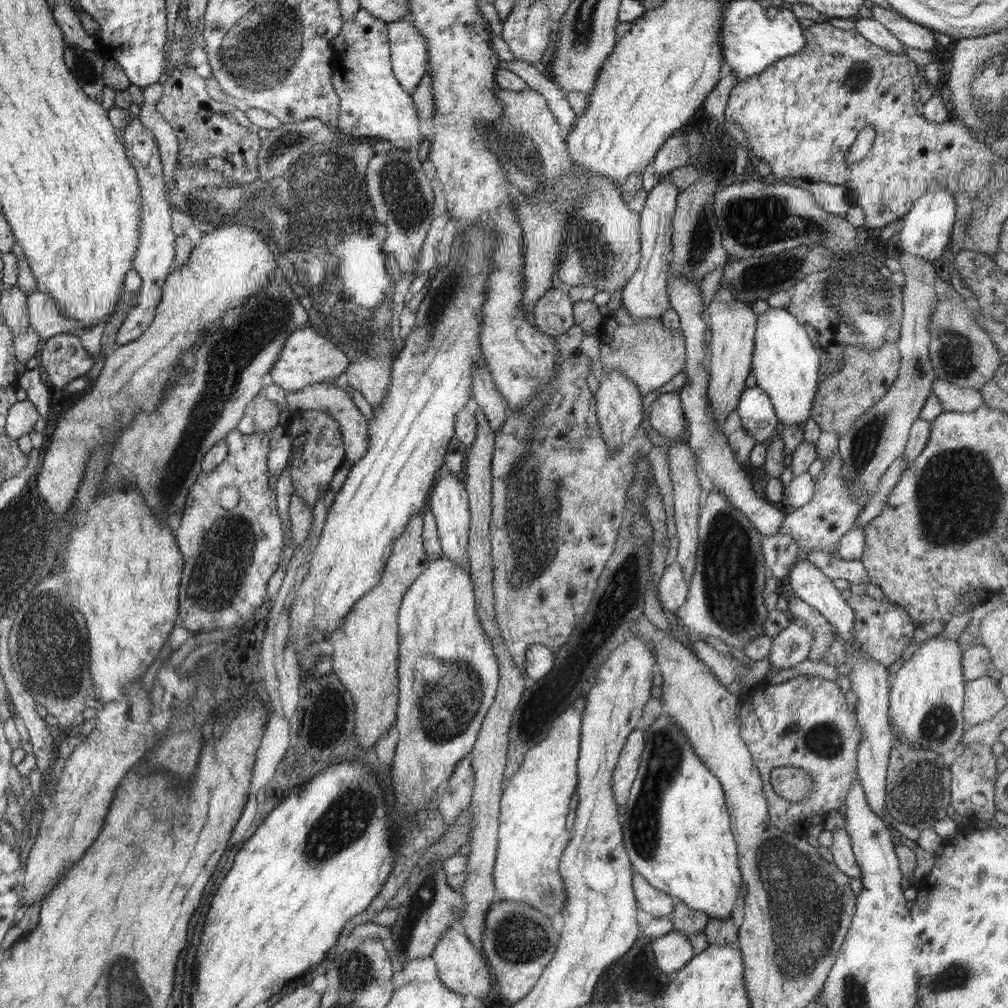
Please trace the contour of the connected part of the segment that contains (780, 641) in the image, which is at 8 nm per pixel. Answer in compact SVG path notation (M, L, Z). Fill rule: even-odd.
M792 620L772 641L767 659L770 661L772 674L782 668L788 668L809 658L813 632L804 628L800 622Z

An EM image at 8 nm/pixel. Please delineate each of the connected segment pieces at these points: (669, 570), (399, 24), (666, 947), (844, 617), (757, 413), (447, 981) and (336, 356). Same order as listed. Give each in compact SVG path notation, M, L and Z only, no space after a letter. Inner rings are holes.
M675 562L665 568L657 584L657 597L661 606L674 613L686 602L688 596L689 583L683 573L682 567Z
M404 19L388 24L394 76L402 88L415 92L429 68L428 46L412 22Z
M673 930L664 936L652 939L651 942L655 965L664 974L673 976L695 955L689 937Z
M808 558L796 562L785 580L795 595L815 608L849 644L854 641L855 609L840 595L831 578L821 572Z
M746 387L737 404L741 428L751 434L757 443L767 443L778 428L777 419L770 397L759 387Z
M449 928L441 934L431 955L436 963L438 978L442 984L446 985L446 989L450 989L464 998L472 995L478 1001L484 1001L484 1004L490 1005L488 997L492 986L490 986L489 965L484 962L482 952L478 950L477 945L474 945L466 935Z
M300 328L288 338L282 347L281 354L274 363L270 376L272 380L287 392L298 392L318 382L331 382L344 374L349 366L349 355L331 340L320 336L312 328Z

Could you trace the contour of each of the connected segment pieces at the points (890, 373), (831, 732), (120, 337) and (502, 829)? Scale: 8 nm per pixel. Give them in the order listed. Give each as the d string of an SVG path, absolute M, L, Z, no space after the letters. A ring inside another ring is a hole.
M885 342L870 352L862 352L858 346L852 344L844 350L844 364L841 364L838 370L819 379L813 411L820 430L837 432L839 438L849 431L857 418L886 396L901 367L900 349L896 343Z
M800 674L779 684L769 683L766 688L750 688L743 693L742 698L739 710L740 736L749 748L752 760L763 780L769 819L782 832L806 838L809 828L824 824L828 812L843 811L846 795L849 794L853 780L857 779L857 750L862 729L858 724L856 711L846 702L844 693L840 691L836 681L813 675ZM793 768L804 770L813 777L811 792L800 802L788 802L771 785L772 771Z
M131 113L123 139L124 146L128 150L128 159L135 168L136 178L141 188L141 233L132 266L143 281L142 287L135 294L136 305L127 312L126 318L117 332L115 340L117 346L138 340L140 335L153 323L157 305L160 304L162 298L162 288L167 276L172 271L173 264L175 264L175 238L177 237L172 228L171 214L173 210L166 198L166 181L163 175L162 157L160 157L154 133L146 128L137 116Z
M577 698L551 724L545 739L524 755L520 770L504 783L499 812L499 837L493 868L498 900L526 903L552 918L566 902L559 873L560 857L569 843L566 818L577 787L579 742L586 699Z

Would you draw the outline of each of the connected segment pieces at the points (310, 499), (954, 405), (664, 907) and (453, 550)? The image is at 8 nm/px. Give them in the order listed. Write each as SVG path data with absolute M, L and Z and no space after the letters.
M298 410L292 418L284 424L286 434L291 440L291 457L293 463L289 468L289 475L293 482L293 492L300 494L300 498L314 508L314 504L321 491L324 494L330 490L329 484L336 475L338 467L345 462L345 445L341 437L338 421L325 412Z
M938 376L932 383L931 394L938 397L944 411L969 413L985 404L979 390L956 386Z
M635 871L632 880L635 899L637 904L640 904L641 910L649 912L653 918L664 918L672 912L676 902L674 897L660 892Z
M443 472L441 478L435 484L432 495L430 495L430 510L434 514L437 523L437 533L441 542L444 557L458 566L469 561L469 532L472 524L472 513L469 511L468 490L465 489L463 480L458 476Z

